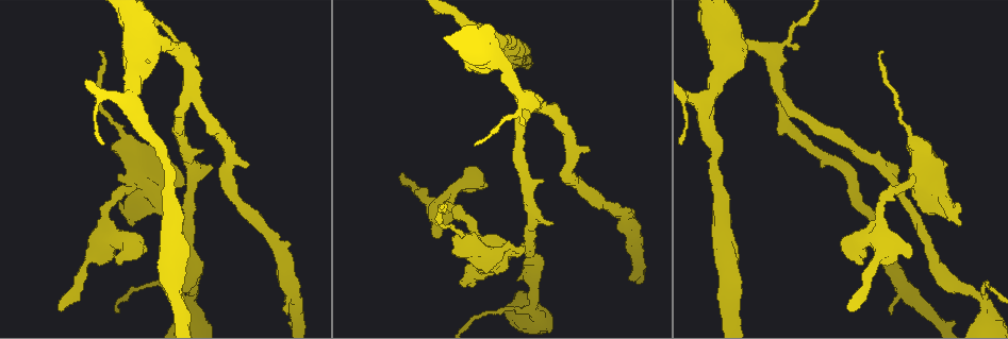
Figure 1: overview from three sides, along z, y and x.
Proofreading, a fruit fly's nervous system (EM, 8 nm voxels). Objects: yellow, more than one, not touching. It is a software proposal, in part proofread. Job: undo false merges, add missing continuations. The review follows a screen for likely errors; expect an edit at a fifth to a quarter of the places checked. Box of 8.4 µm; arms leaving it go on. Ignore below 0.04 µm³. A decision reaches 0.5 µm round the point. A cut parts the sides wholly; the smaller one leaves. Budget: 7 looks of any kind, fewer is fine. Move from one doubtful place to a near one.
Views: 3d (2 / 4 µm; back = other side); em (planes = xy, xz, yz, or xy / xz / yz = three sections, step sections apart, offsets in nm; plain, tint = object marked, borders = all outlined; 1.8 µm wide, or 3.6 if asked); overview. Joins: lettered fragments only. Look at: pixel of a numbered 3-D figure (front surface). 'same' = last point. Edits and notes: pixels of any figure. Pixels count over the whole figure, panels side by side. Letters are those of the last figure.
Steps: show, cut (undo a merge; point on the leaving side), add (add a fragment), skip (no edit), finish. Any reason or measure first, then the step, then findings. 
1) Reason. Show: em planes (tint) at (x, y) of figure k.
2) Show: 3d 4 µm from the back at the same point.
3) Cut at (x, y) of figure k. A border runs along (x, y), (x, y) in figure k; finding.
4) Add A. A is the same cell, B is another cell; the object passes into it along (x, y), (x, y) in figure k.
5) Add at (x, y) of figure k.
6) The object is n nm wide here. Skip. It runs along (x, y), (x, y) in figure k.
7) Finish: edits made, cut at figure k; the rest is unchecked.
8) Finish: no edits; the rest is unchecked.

Show: 3d 4 µm from the back at (777, 92) of figure 1.

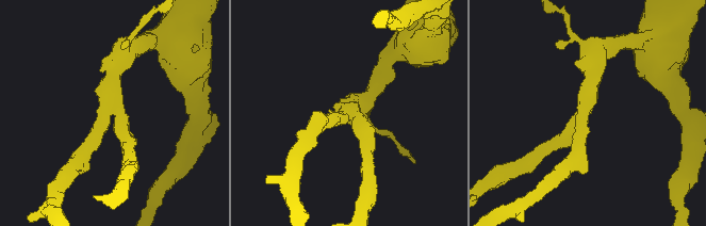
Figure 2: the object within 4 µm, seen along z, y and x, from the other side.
3 arms meet here; the arms are 220, 220, 360 nm wide; need the tissue. Show: em planes (borders) at (584, 109) of figure 2.

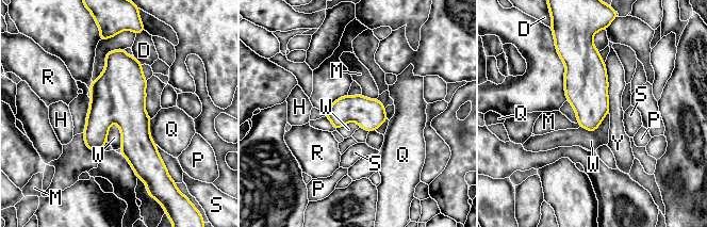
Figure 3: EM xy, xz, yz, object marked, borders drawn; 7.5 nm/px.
The longest contact is with Y, 400 nm. Skip. D, H, M, P, Q, R, S, W and Y are other cells; a border runs along (114, 122), (120, 132), (120, 148) in figure 3; one neuron here.

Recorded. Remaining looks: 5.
Calibre changes. Show: 3d 4 µm at (153, 33) of figure 1.

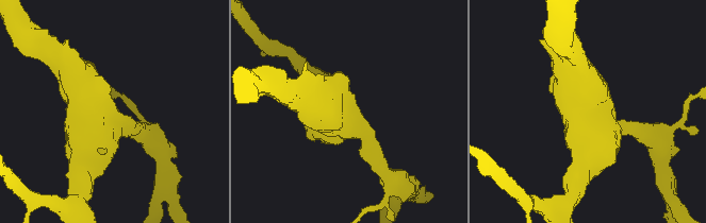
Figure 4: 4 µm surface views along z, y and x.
Now the EM. Show: em 3.6 µm xy step 16 (tint) at (348, 121) of figure 4.

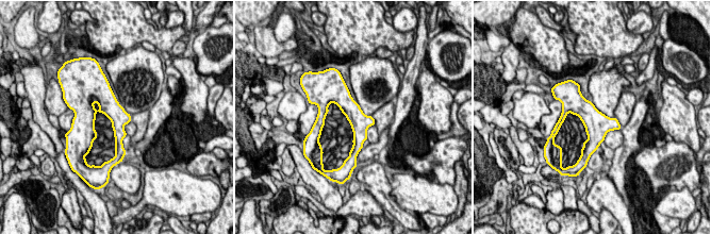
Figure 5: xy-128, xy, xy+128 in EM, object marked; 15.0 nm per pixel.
Show: em 3.6 µm planes (borders) at the same point.

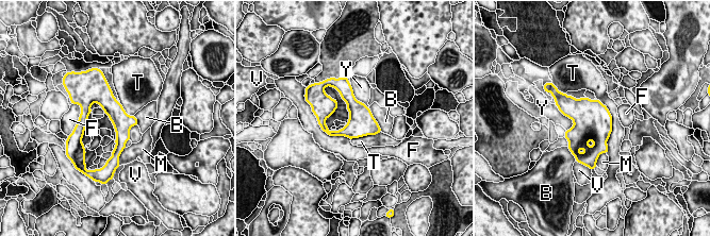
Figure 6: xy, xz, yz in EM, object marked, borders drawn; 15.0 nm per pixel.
The longest contact is with T, 850 nm. Skip. B, F, M, T, V and Y are other cells; all the same neuron.

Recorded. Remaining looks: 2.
Branch stops here. Show: em planes (borders) at (398, 178) of figure 1.

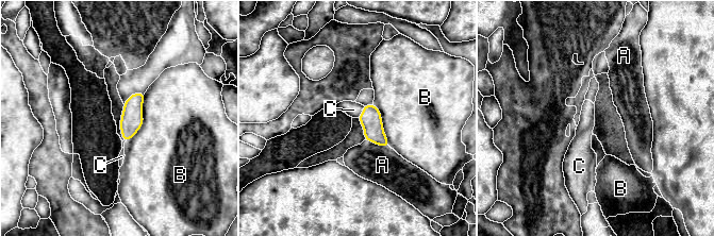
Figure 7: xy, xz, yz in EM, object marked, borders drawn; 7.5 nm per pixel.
Add C. C is the same cell, A and B are other cells; the object passes into it along (370, 118), (361, 114), (353, 110) in figure 7; it goes on there.

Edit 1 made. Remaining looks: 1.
Finish: edits made, add at figure 7; the rest is unchecked.

